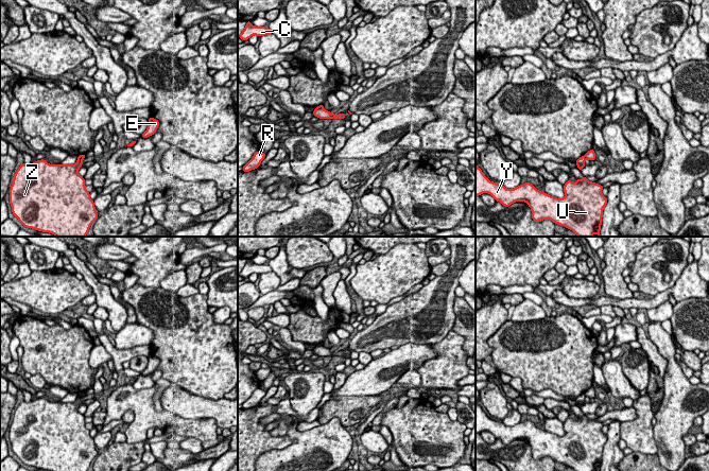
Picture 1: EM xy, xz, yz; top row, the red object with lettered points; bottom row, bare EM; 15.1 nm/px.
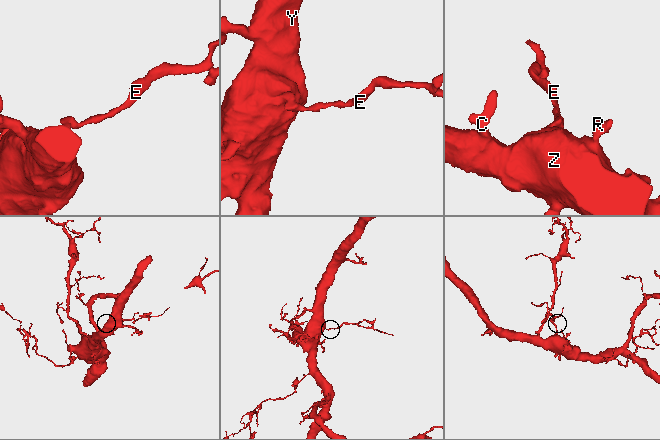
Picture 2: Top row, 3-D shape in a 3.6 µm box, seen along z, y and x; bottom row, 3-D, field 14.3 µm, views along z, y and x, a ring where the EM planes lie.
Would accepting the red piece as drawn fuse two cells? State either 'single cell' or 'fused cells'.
fused cells

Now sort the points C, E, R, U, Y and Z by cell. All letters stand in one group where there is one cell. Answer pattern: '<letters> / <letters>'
C R U Y Z / E

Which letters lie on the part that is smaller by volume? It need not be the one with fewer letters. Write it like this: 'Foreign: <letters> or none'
Foreign: E

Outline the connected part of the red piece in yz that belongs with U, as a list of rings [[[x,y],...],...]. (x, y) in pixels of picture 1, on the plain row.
[[[475,402],[475,434],[488,431],[504,444],[508,444],[516,439],[525,439],[531,446],[534,459],[549,456],[554,461],[564,464],[574,471],[600,471],[603,448],[607,441],[606,434],[602,432],[603,423],[589,419],[585,414],[582,417],[576,416],[576,418],[576,420],[573,420],[569,417],[564,422],[566,434],[557,436],[537,428],[531,420],[519,422],[514,426],[507,426],[501,420],[490,419]]]

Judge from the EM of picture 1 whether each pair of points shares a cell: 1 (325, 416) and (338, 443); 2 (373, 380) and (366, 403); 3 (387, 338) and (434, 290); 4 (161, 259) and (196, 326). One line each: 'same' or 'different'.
1: different
2: different
3: same
4: different

